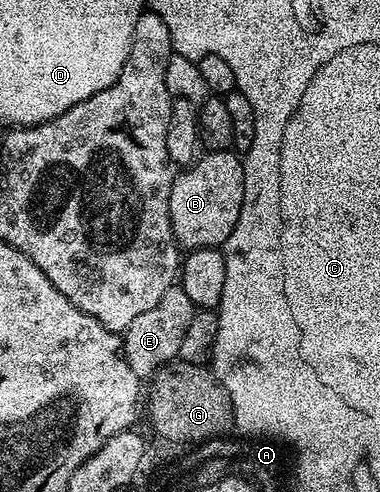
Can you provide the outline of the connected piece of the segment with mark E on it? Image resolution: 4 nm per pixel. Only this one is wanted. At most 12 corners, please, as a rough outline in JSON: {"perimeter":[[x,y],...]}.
{"perimeter":[[168,288],[125,328],[127,366],[148,381],[178,359],[191,298]]}

